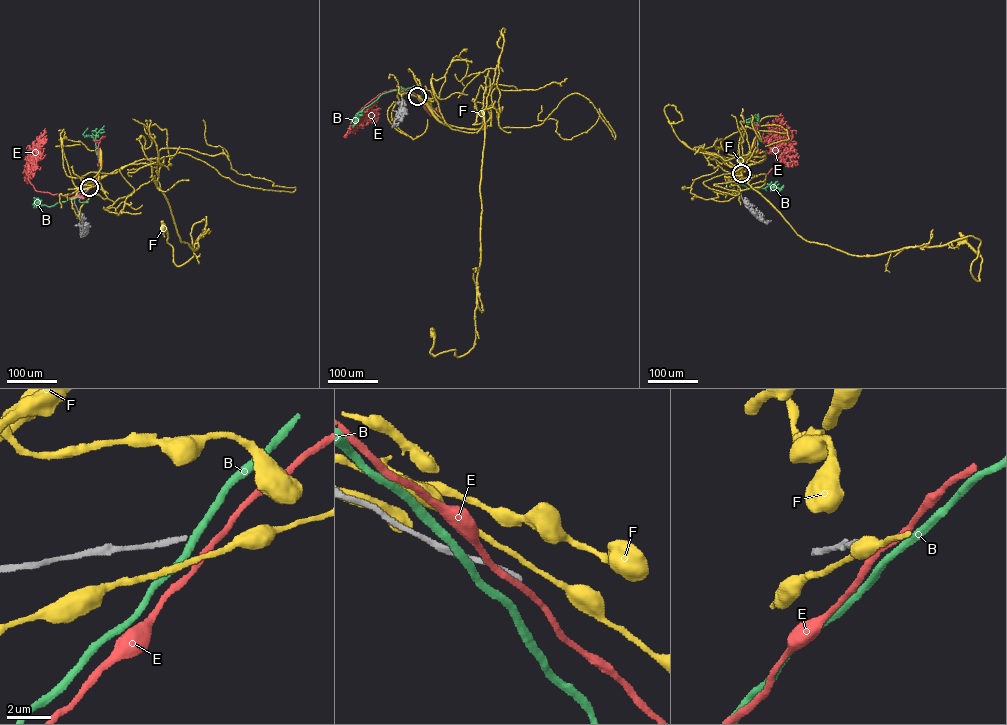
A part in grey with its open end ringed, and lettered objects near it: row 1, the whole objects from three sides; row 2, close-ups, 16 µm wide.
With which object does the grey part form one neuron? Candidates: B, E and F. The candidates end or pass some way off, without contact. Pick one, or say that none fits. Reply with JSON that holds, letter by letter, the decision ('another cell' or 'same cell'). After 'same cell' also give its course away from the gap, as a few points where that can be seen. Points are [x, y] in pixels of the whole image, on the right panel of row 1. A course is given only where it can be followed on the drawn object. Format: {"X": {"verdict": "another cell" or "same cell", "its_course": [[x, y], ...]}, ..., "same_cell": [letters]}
{"B": {"verdict": "another cell"}, "E": {"verdict": "another cell"}, "F": {"verdict": "another cell"}, "same_cell": []}

